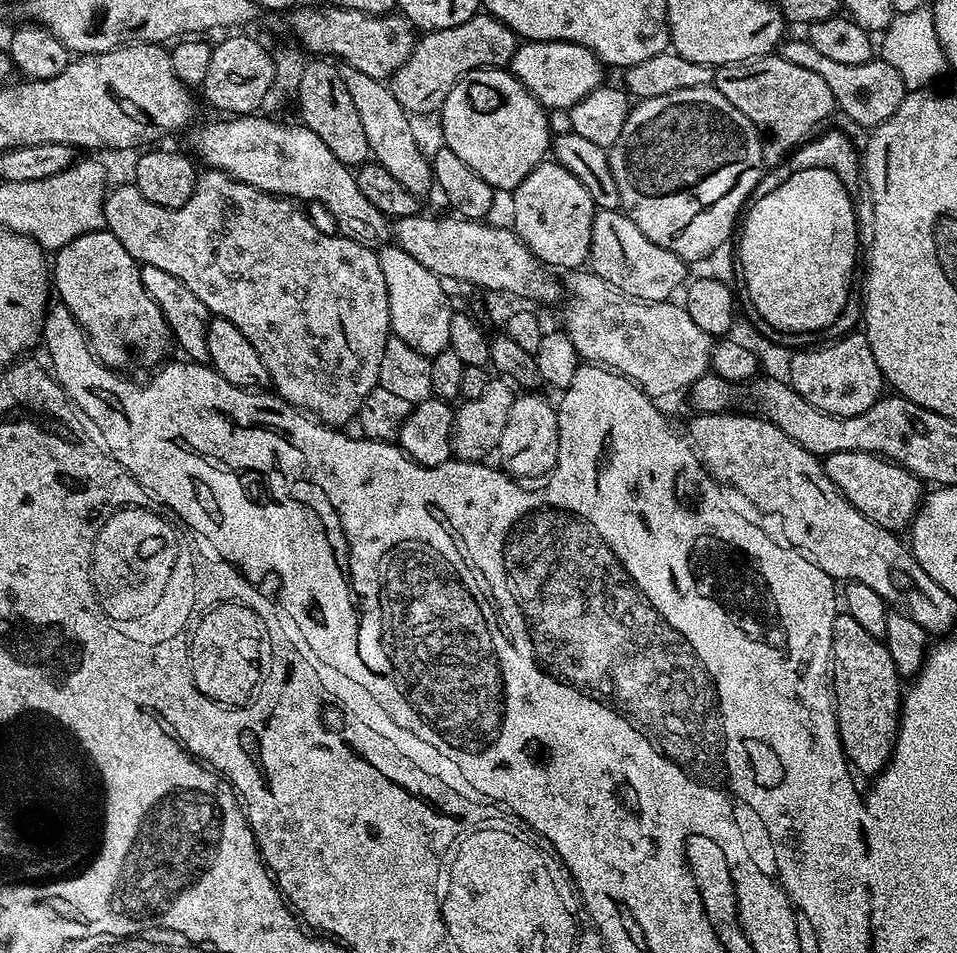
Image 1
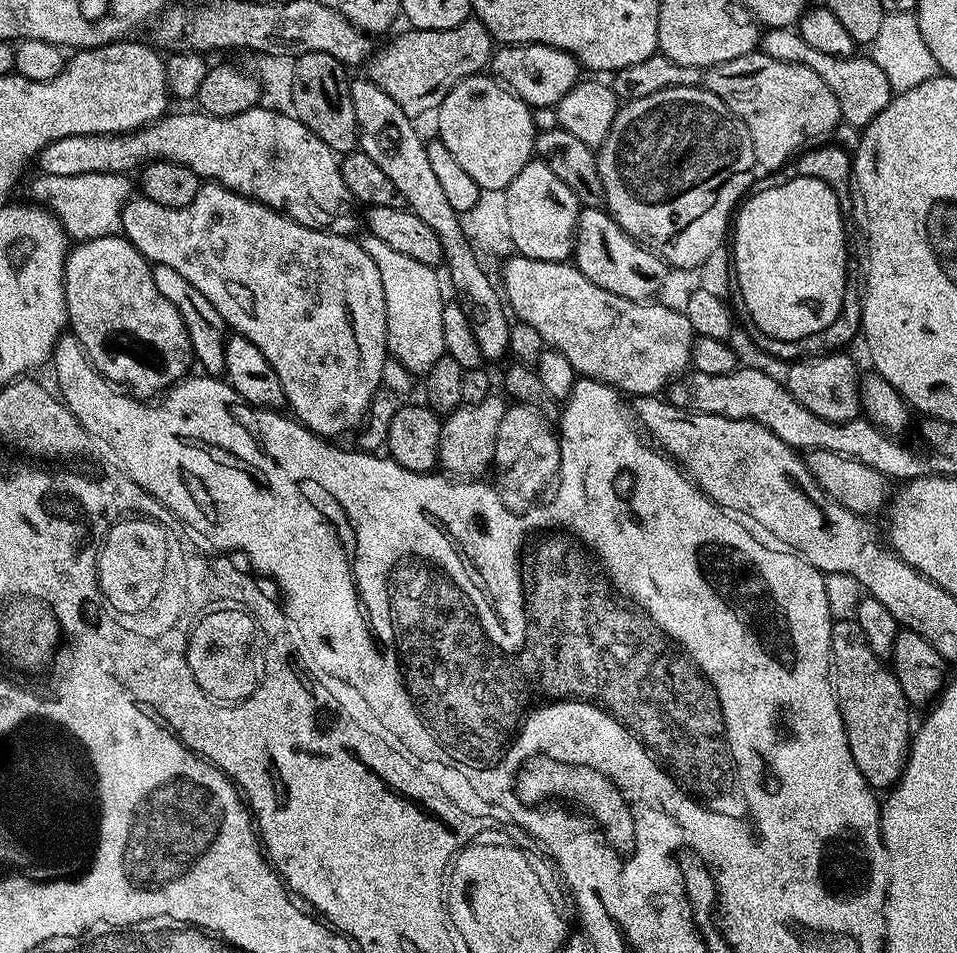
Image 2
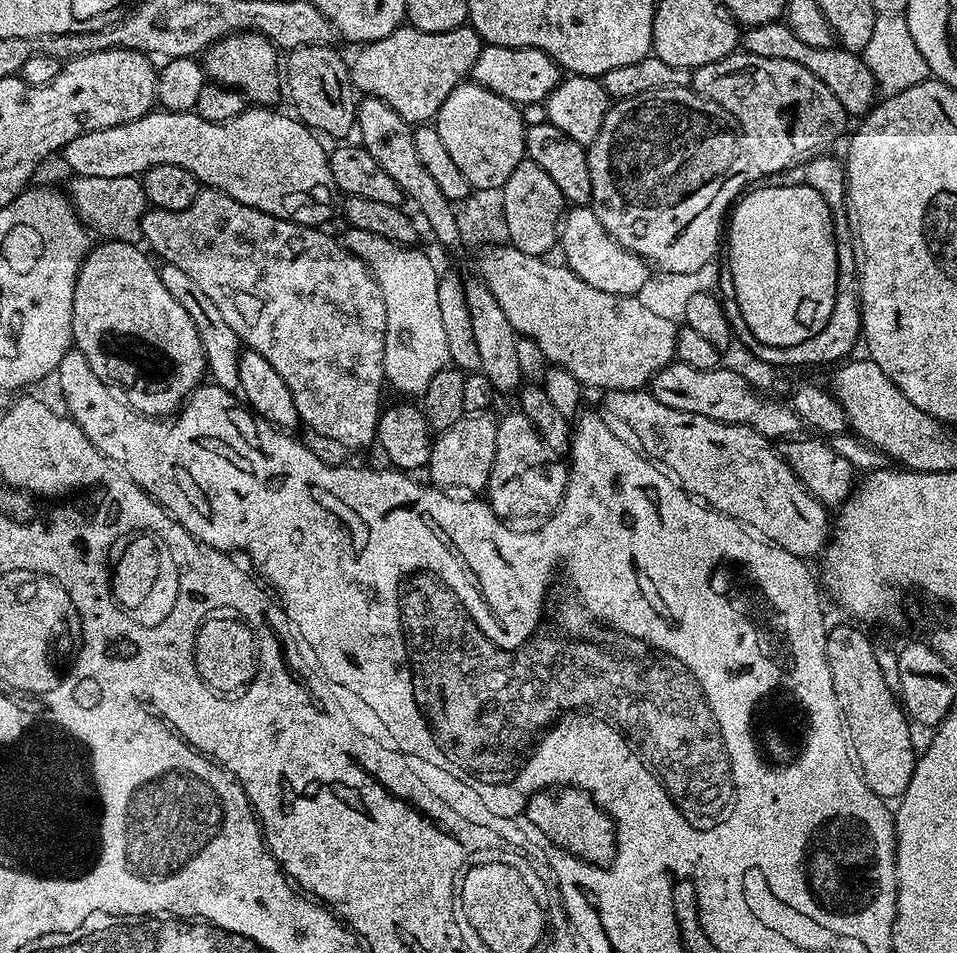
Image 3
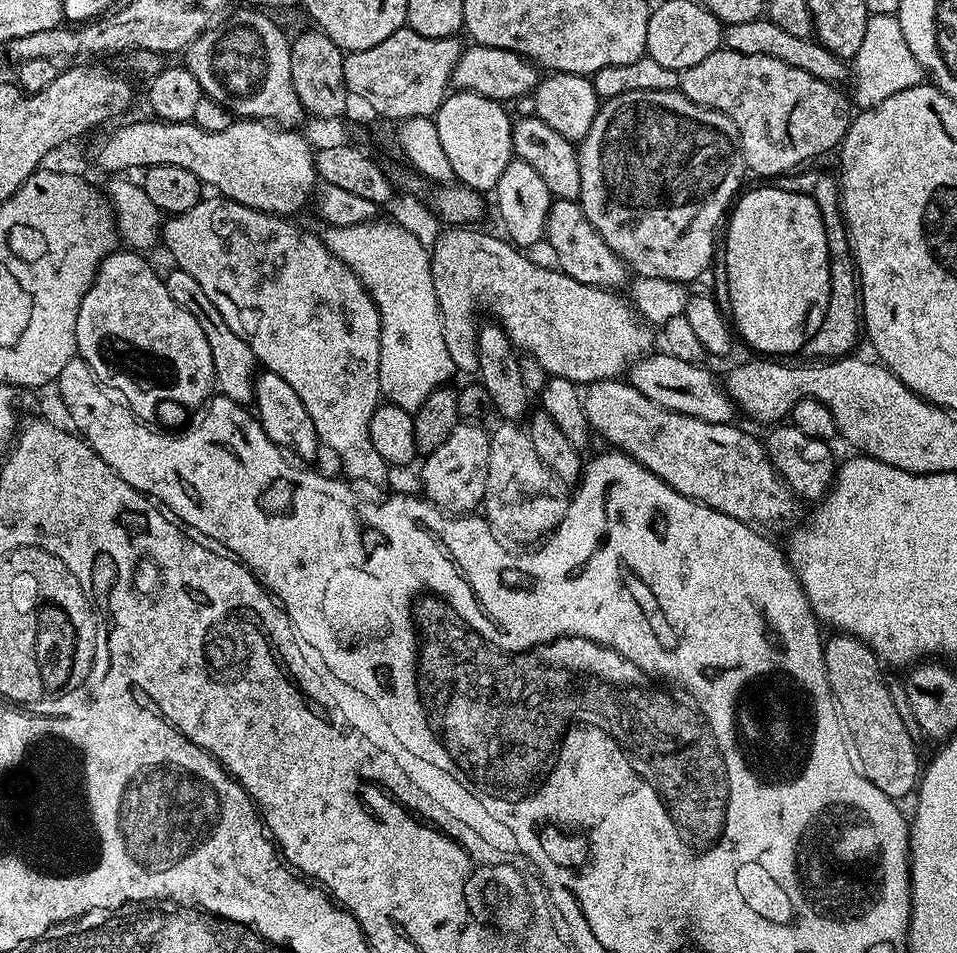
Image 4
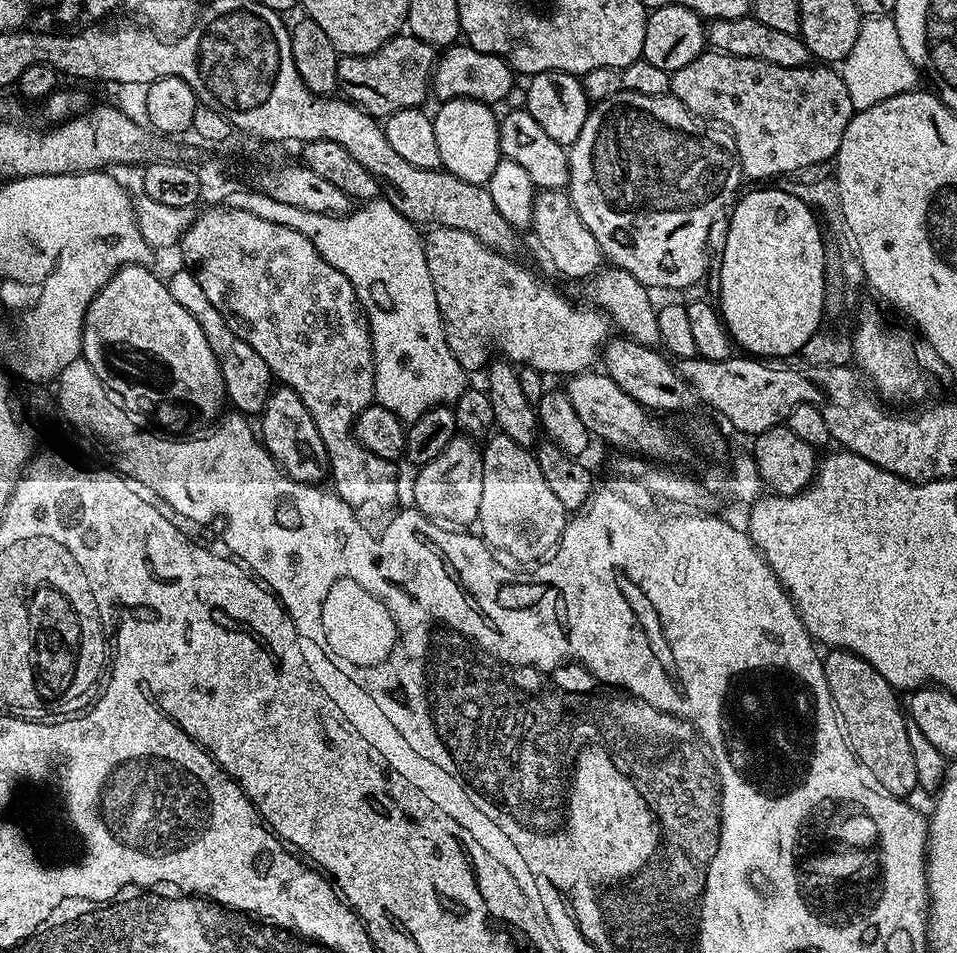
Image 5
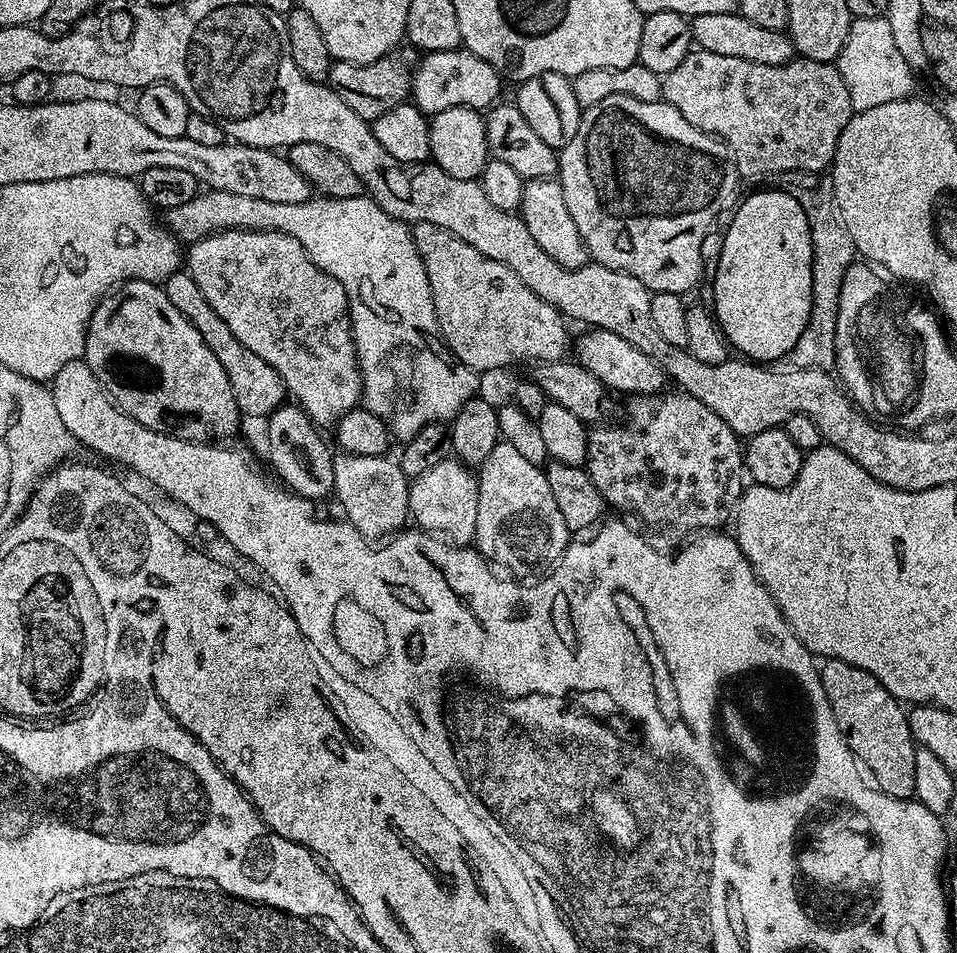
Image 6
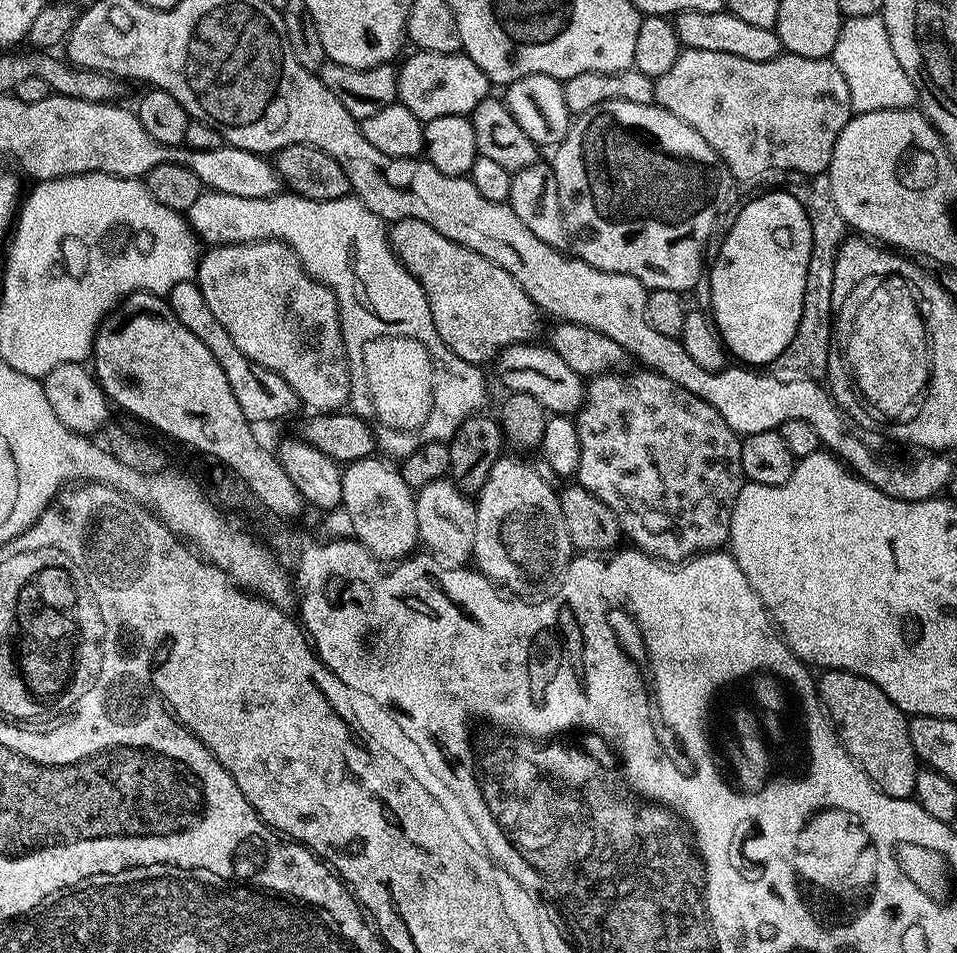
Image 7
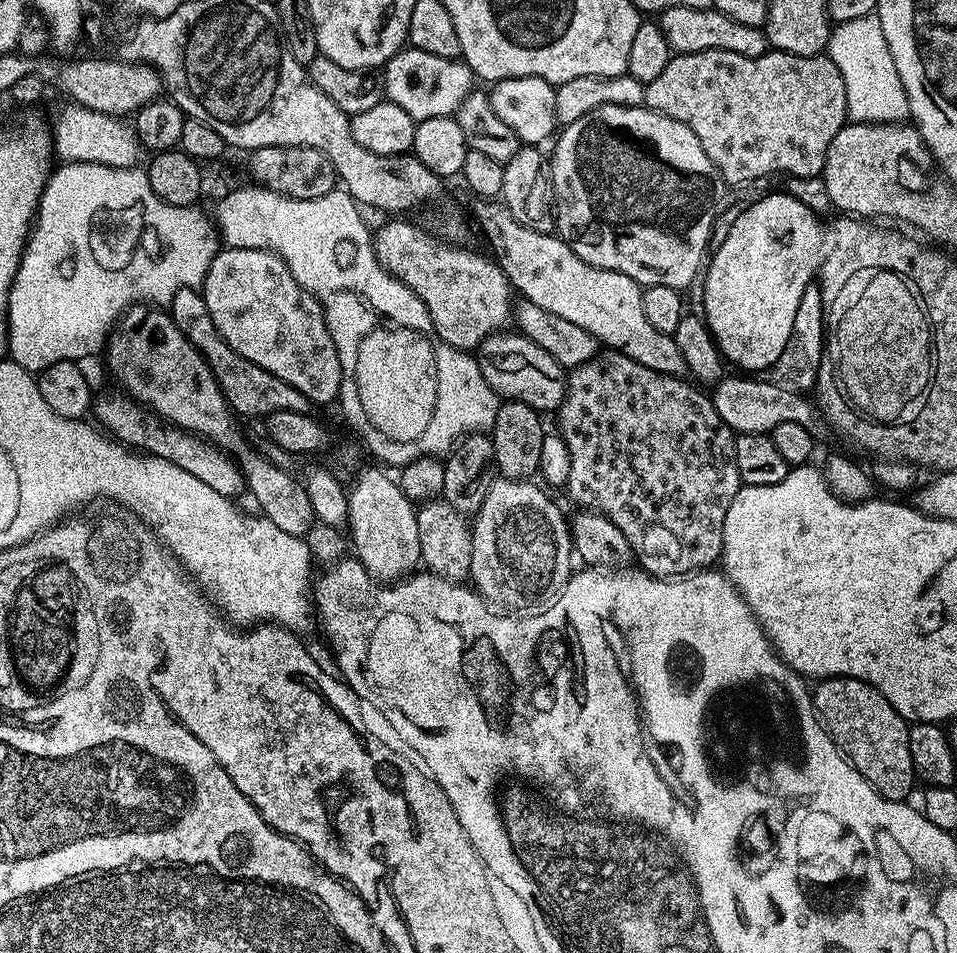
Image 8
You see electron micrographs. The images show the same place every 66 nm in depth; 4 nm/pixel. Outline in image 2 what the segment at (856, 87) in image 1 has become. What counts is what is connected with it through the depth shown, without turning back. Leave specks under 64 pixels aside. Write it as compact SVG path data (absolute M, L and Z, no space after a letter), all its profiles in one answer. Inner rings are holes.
M796 28L767 29L762 36L762 50L778 62L794 62L814 70L814 74L818 74L818 78L822 78L822 82L826 82L826 86L834 90L834 98L838 98L843 123L853 124L856 130L867 127L894 97L885 71L867 55L853 54L846 57L822 54L822 50L814 50L814 46L807 44L806 38L802 38Z

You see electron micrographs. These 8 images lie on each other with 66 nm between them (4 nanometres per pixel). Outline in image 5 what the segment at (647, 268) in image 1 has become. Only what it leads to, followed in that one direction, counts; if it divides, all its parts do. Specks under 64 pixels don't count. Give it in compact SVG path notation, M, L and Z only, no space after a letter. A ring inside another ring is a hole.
M544 190L537 195L530 232L531 235L536 235L536 240L540 243L541 250L548 255L549 262L562 275L569 276L572 280L595 277L605 263L603 250L598 242L594 242L594 234L586 230L586 222L578 218L567 191Z

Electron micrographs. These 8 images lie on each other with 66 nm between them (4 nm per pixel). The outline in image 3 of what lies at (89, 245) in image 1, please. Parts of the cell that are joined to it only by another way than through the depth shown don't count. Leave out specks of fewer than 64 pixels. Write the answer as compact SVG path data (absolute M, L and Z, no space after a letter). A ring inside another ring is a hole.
M112 240L109 244L98 245L85 260L81 259L79 261L76 269L76 285L72 294L72 338L75 347L86 358L86 362L90 362L90 370L94 370L94 374L98 374L98 378L103 380L105 384L119 390L122 393L123 399L131 404L137 412L145 414L168 414L177 407L177 404L193 388L197 387L205 379L206 365L204 363L204 351L200 346L200 339L198 338L192 319L186 314L186 310L182 310L182 306L174 298L174 294L170 294L162 286L157 265L155 263L152 265L148 261L149 253L143 247L141 248L135 248L134 245L127 244L124 240Z

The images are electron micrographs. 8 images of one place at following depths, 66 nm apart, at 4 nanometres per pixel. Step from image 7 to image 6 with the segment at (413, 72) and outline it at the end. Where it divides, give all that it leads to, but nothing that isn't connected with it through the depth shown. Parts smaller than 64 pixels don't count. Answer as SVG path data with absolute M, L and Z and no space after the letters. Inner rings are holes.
M461 46L429 52L423 57L412 79L412 96L416 107L425 114L435 114L451 108L488 110L501 99L500 83L502 77L490 62L478 58Z

